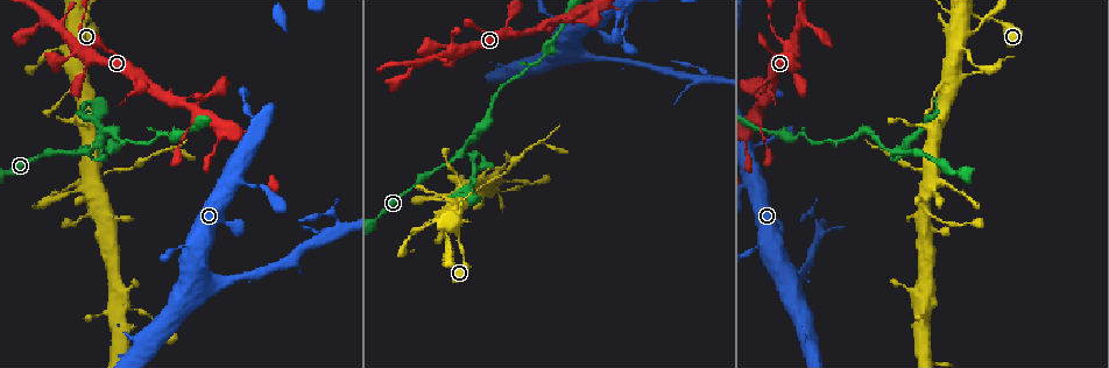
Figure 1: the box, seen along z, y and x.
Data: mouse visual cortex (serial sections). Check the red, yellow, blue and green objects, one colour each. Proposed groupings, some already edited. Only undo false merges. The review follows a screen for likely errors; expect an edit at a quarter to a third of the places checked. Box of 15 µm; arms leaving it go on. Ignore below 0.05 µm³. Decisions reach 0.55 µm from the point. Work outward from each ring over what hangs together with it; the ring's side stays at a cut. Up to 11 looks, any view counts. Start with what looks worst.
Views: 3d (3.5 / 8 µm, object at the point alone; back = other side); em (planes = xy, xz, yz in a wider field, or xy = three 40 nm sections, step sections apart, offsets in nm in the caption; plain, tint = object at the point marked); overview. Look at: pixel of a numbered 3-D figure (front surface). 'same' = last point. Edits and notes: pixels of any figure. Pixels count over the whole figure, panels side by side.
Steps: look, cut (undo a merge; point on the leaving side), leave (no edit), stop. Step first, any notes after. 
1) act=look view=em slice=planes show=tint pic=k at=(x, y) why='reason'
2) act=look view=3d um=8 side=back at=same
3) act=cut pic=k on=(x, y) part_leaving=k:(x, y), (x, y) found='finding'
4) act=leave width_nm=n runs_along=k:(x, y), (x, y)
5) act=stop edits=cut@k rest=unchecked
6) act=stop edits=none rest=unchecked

act=look view=3d um=3.5 pic=1 at=(108, 152) why='abrupt turn'

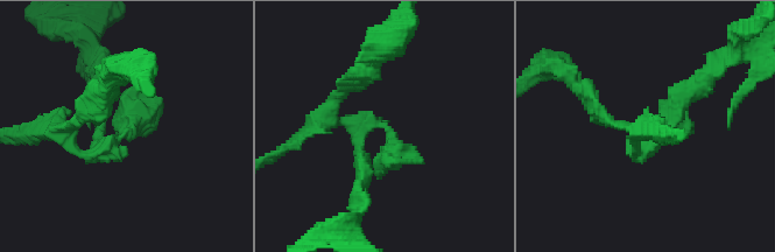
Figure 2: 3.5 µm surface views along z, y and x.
act=look view=em slice=xy step=2 show=tint pic=2 at=(390, 128)

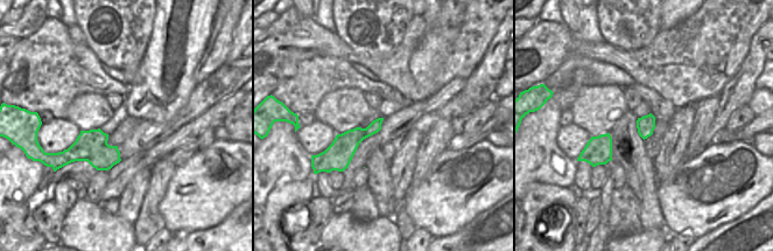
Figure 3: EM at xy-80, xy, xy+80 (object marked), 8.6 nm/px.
act=look view=em slice=xy step=1 show=tint at=same

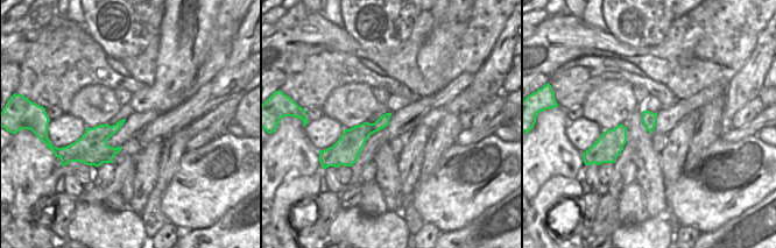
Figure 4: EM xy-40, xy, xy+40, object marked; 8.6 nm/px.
act=leave runs_along=2:(68, 138), (92, 155), (128, 134), (146, 91) found='one cell here'

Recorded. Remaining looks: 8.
act=look view=3d um=3.5 pic=1 at=(80, 35) why='sudden change in width'

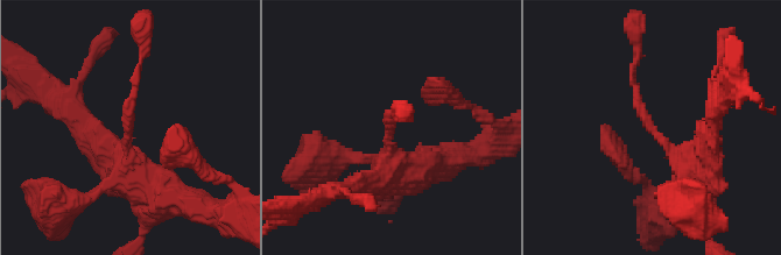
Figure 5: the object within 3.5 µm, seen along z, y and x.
act=look view=em slice=planes show=tint pic=5 at=(130, 126) arm_widths_nm=100,500

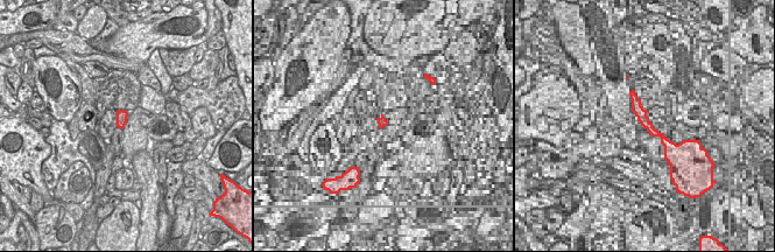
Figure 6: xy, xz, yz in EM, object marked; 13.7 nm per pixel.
act=look view=em slice=xy step=5 show=tint at=same

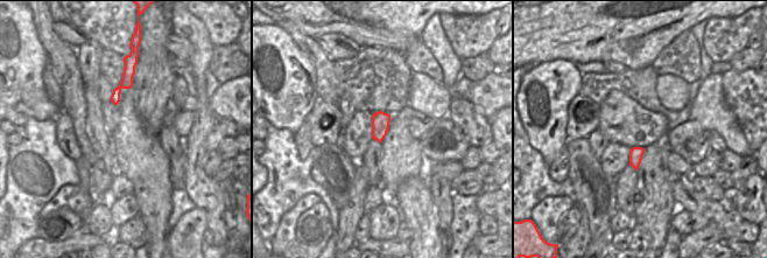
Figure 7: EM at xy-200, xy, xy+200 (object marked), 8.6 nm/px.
act=leave width_nm=160 runs_along=5:(143, 182), (126, 146), (140, 56) found='continuous, no second cell'

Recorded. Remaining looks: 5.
act=look view=em slice=xy step=3 show=tint pic=1 at=(98, 120) why='arms part here'

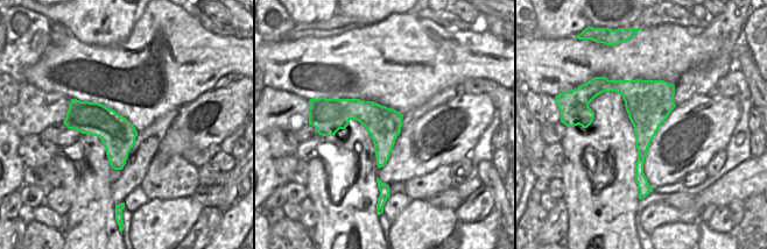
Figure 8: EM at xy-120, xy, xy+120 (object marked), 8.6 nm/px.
act=look view=3d um=3.5 at=same why='wider look'

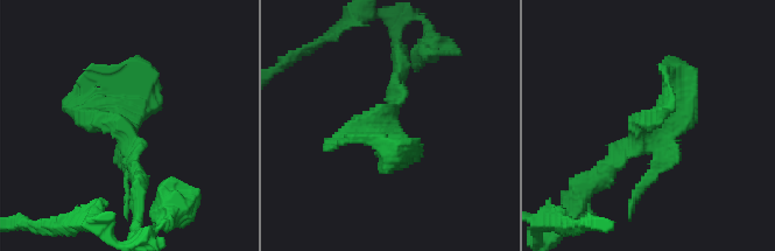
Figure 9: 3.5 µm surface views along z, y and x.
act=leave width_nm=300 runs_along=9:(591, 182), (673, 107), (669, 71) found='one cell here'

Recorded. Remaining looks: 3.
act=look view=3d um=8 side=back pic=1 at=(567, 22) why='looks like a crossing'

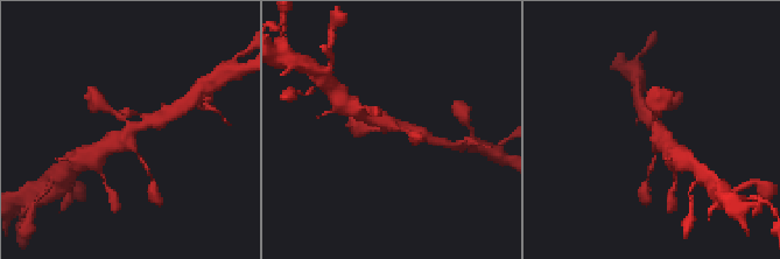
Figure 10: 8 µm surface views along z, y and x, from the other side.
act=look view=em slice=xy step=5 show=tint pic=10 at=(656, 131) why='shape alone is not enough'

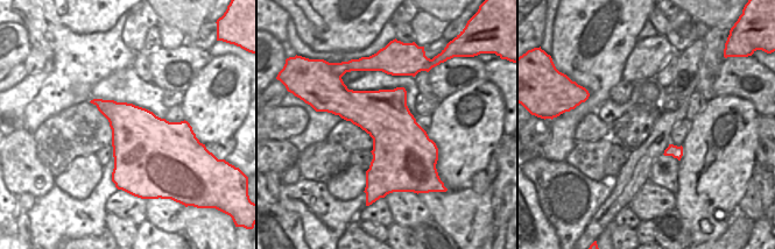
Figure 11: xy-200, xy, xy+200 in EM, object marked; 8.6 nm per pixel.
act=leave found='one cell here'

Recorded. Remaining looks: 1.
act=stop edits=none rest=unchecked

